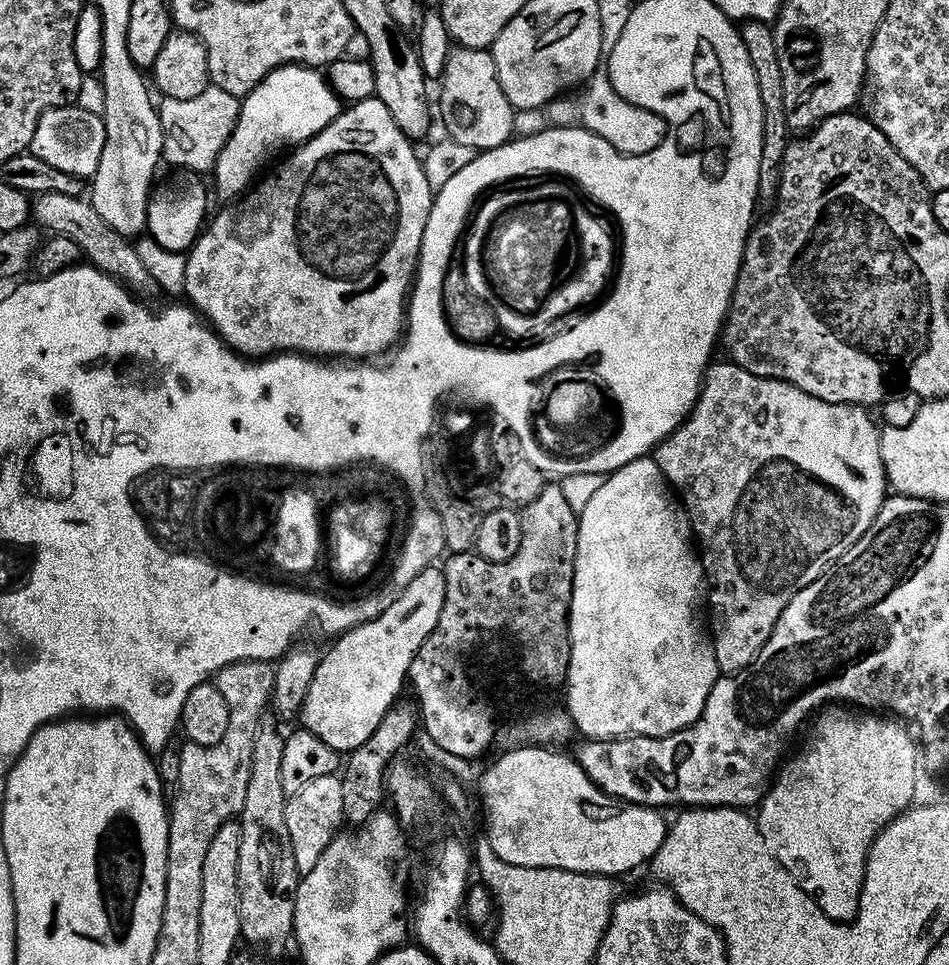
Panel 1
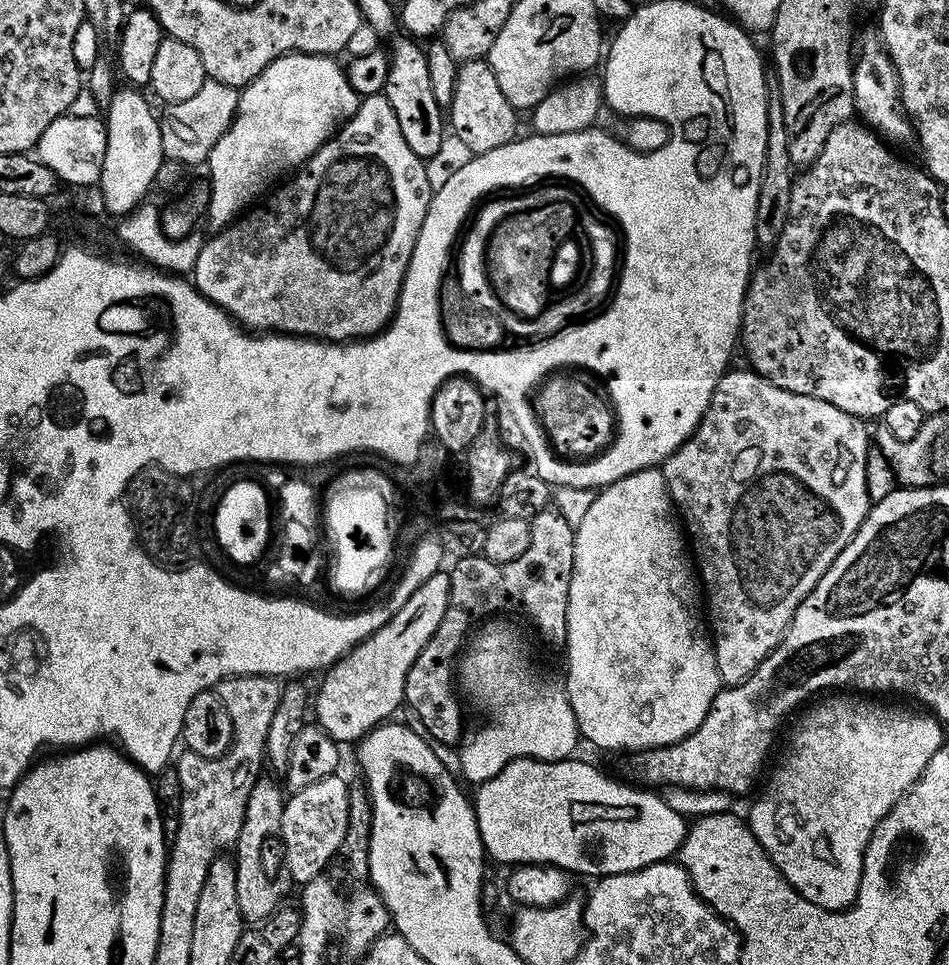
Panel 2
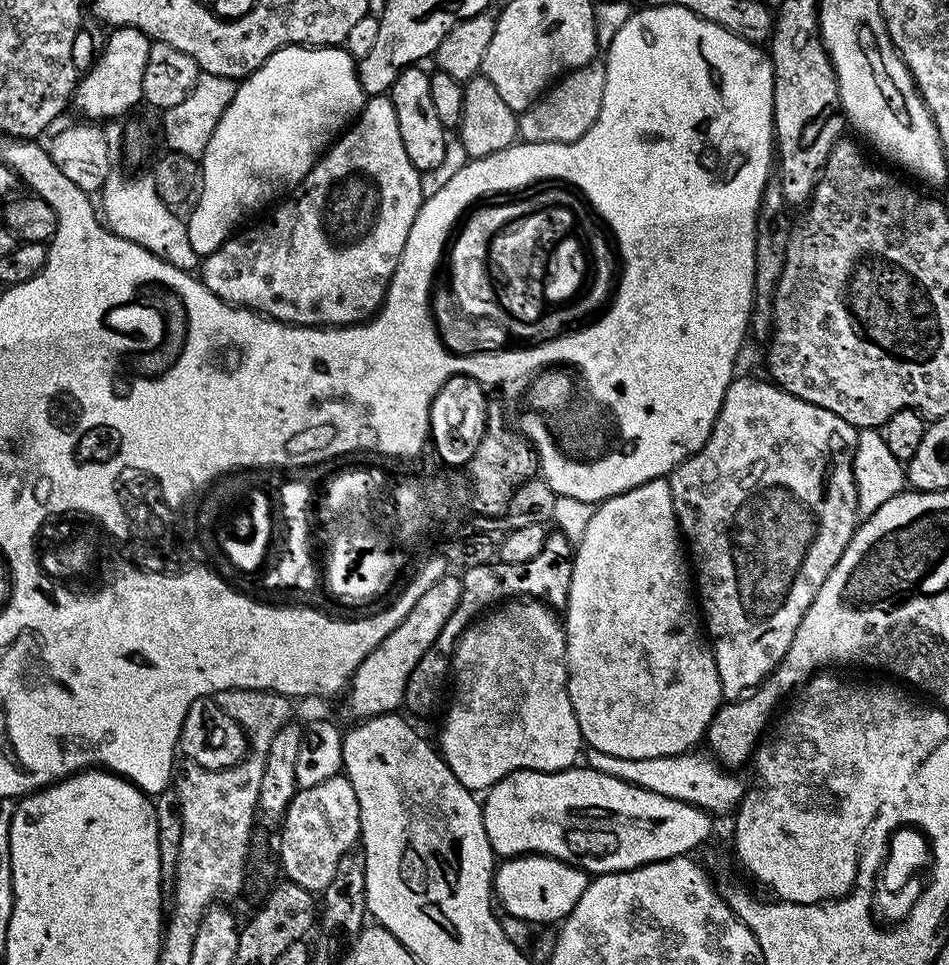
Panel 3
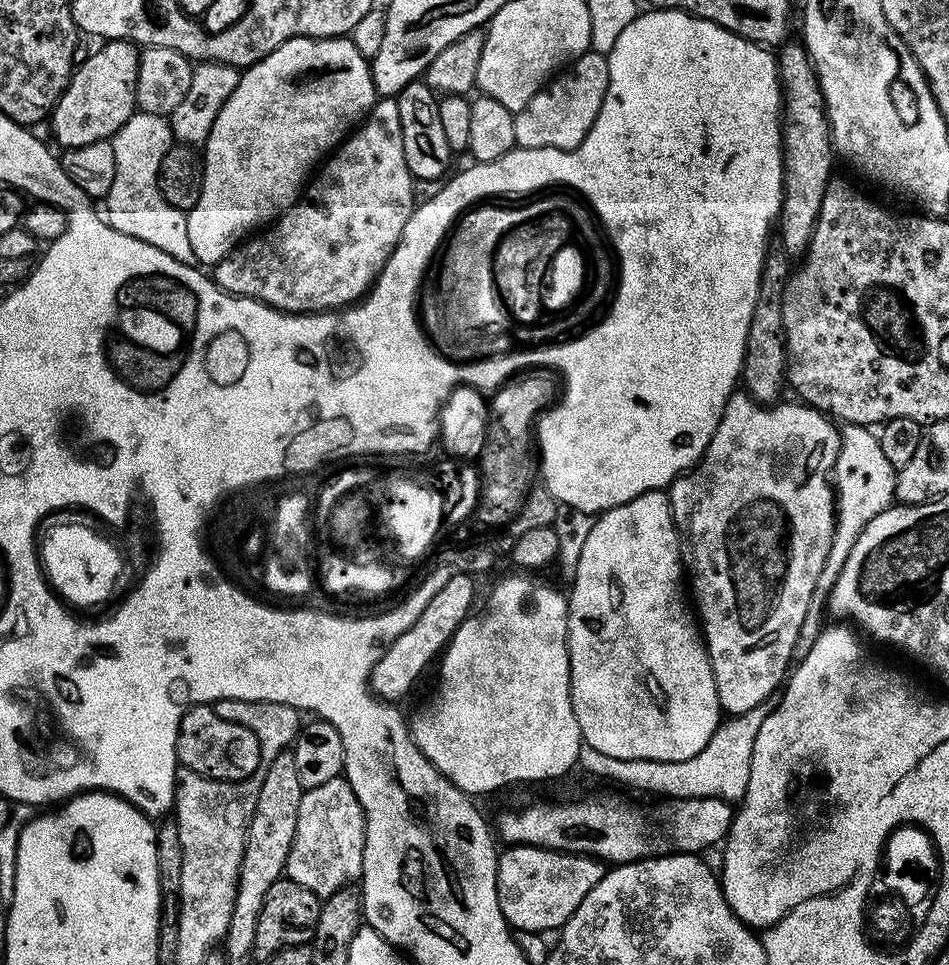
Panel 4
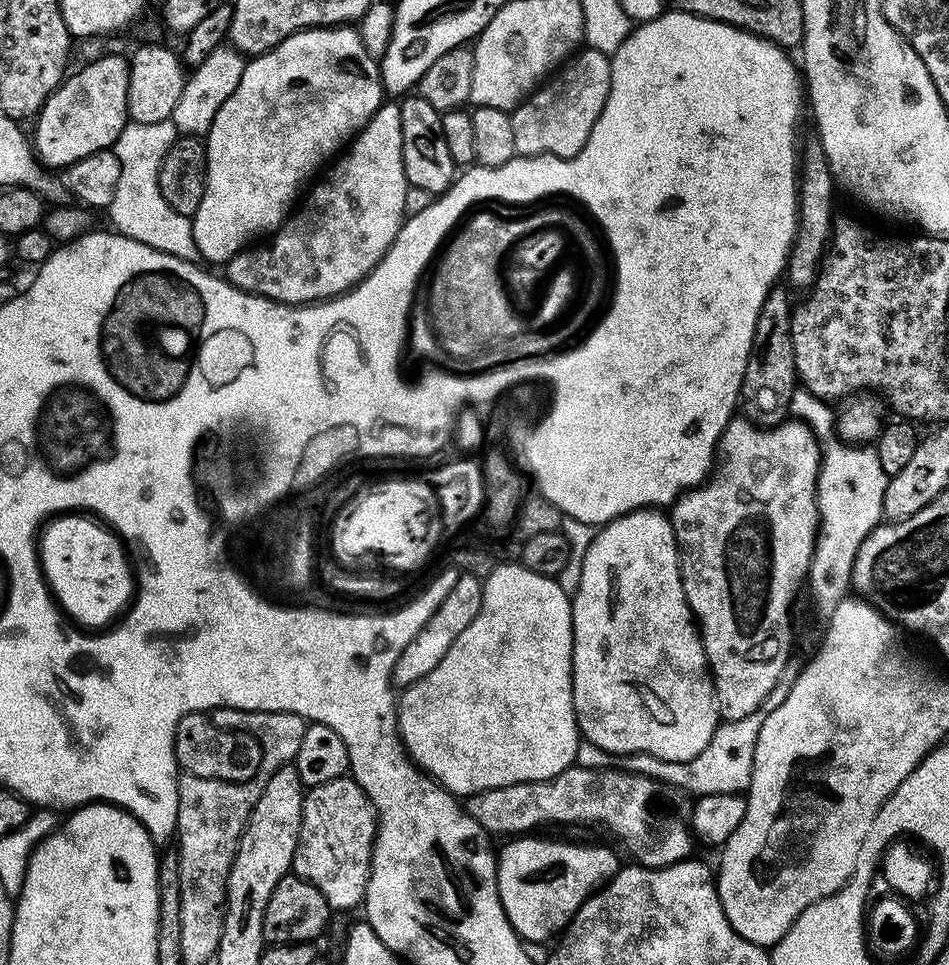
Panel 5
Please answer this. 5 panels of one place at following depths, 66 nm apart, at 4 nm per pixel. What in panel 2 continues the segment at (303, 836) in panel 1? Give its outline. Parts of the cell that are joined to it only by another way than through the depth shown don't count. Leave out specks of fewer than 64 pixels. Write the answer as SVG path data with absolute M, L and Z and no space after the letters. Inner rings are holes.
M337 774L322 778L306 786L306 790L293 792L285 799L282 810L284 857L297 885L303 886L318 879L325 871L324 867L337 859L342 838L346 838L346 826L350 818L350 784L342 776Z

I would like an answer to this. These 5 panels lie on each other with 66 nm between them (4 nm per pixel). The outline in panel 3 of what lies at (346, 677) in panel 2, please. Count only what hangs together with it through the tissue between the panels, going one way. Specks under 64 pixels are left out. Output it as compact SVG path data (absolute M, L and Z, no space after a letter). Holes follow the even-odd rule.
M446 574L418 602L414 602L414 610L402 618L402 622L371 654L358 666L358 670L352 673L350 683L347 685L348 708L356 715L356 718L367 718L381 715L380 704L399 705L404 699L404 687L408 681L410 670L418 666L422 654L430 650L432 643L438 638L442 626L446 626L446 620L458 606L458 598L462 598L462 582L460 576Z

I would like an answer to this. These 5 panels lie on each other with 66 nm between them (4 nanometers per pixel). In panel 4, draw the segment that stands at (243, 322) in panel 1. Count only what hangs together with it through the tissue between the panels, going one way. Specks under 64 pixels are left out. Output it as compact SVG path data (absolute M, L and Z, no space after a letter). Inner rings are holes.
M377 99L363 123L327 157L323 167L311 177L300 199L259 234L237 244L233 252L215 264L210 275L217 286L231 296L249 296L251 300L260 300L279 312L330 312L363 301L392 257L393 250L402 238L402 230L406 230L406 222L412 216L413 179L412 172L406 166L402 121L398 118L395 99Z

